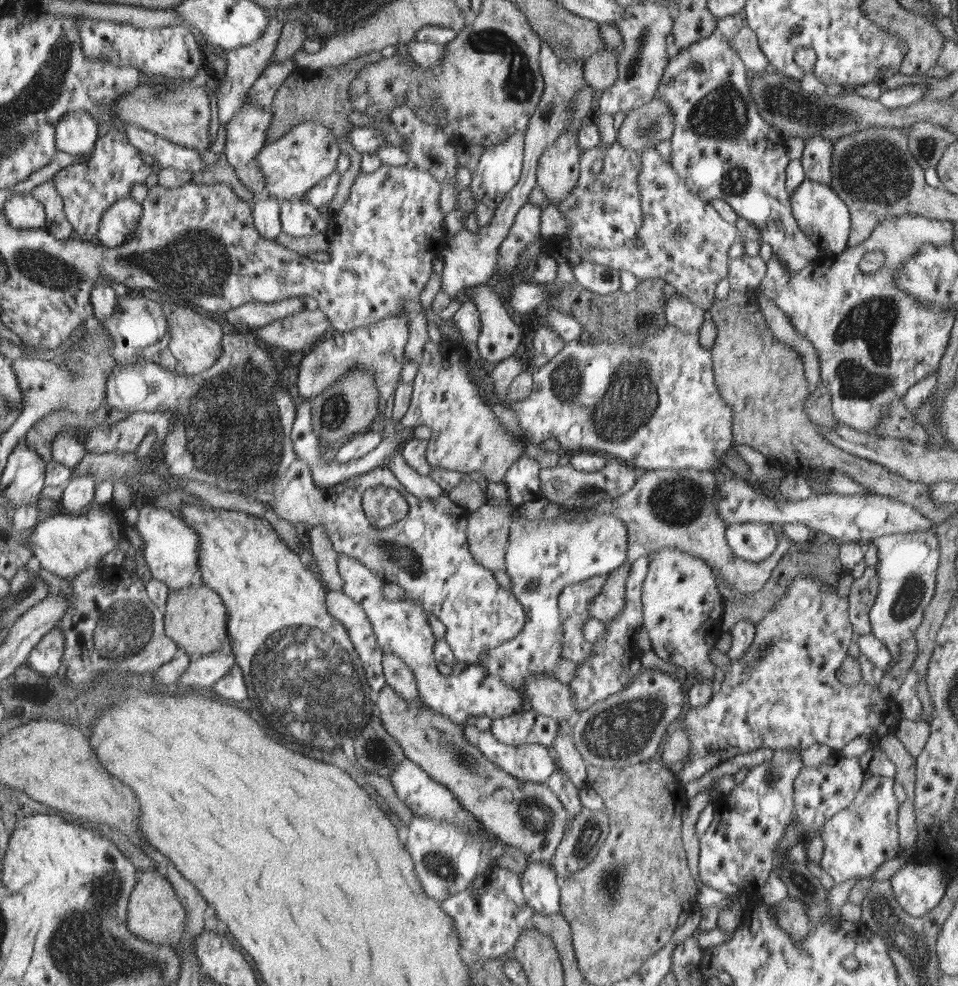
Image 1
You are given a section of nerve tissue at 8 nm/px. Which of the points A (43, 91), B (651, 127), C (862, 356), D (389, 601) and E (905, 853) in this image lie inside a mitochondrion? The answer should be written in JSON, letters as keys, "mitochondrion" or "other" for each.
{"A":"mitochondrion","B":"mitochondrion","C":"mitochondrion","D":"other","E":"other"}

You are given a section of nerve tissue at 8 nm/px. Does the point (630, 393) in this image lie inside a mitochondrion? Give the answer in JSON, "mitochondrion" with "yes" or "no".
{"mitochondrion":"yes"}

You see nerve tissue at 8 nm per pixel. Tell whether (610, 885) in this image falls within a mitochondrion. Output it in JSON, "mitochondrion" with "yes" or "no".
{"mitochondrion":"yes"}

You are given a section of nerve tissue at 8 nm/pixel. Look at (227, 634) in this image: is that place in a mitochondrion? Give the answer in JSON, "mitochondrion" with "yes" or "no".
{"mitochondrion":"no"}

